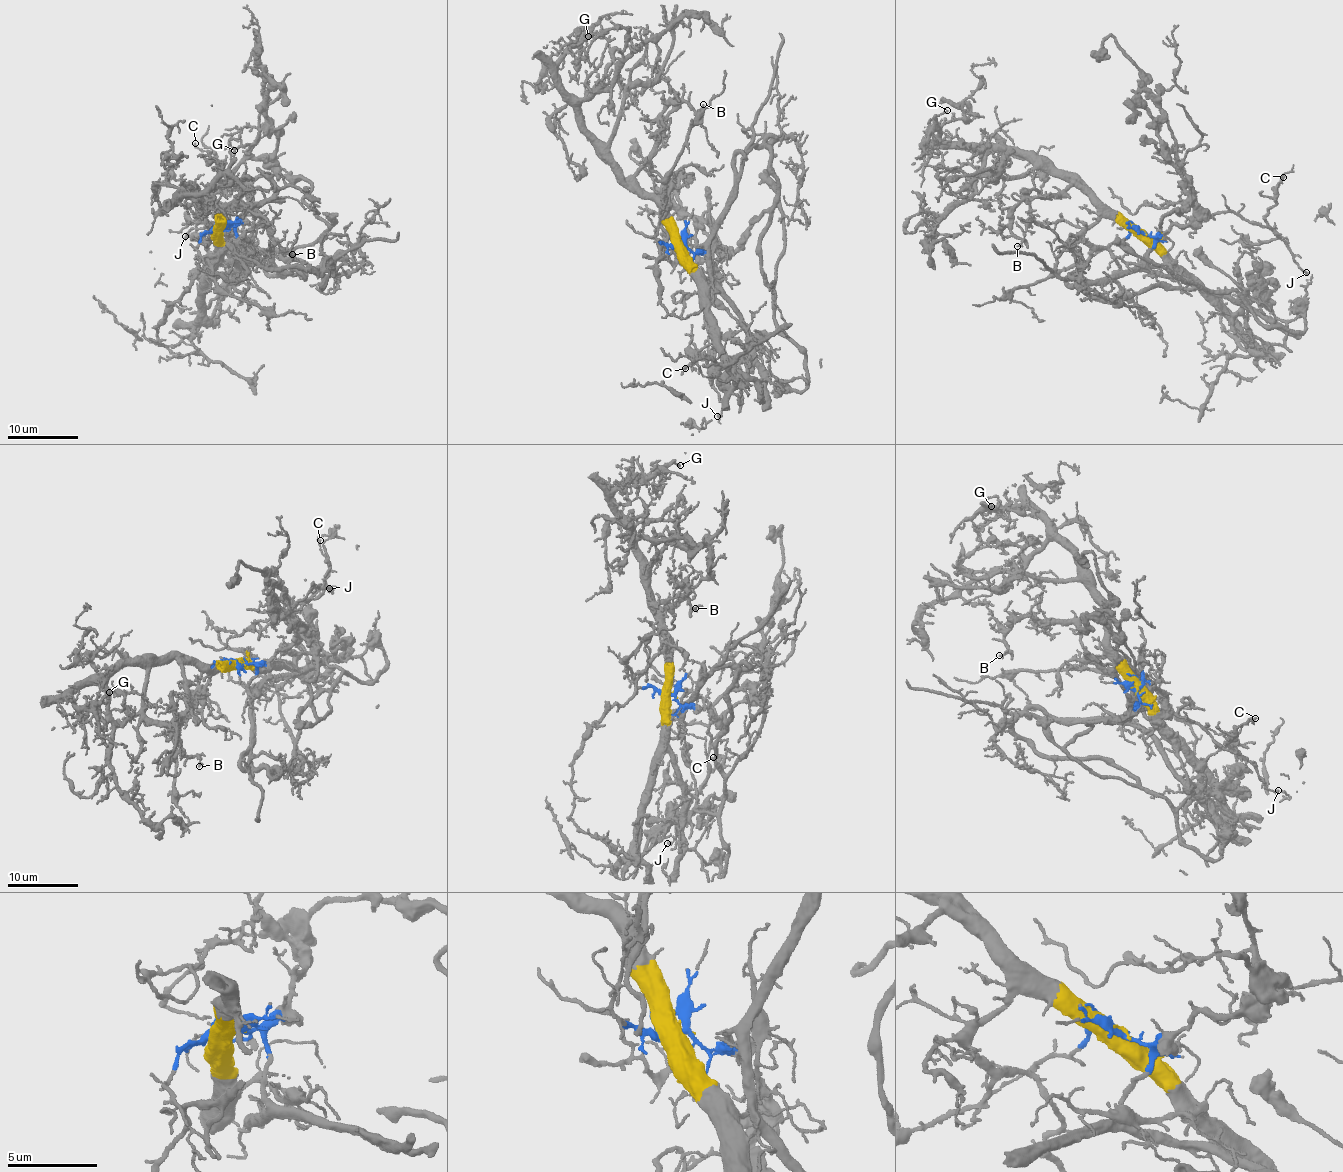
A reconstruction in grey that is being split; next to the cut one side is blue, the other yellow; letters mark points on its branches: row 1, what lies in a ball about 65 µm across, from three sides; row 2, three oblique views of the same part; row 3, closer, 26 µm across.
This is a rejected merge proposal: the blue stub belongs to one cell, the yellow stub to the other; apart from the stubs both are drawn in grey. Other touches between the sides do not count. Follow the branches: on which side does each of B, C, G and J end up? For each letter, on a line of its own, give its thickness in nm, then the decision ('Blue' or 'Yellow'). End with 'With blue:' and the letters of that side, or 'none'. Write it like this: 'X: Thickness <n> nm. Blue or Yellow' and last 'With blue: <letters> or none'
B: Thickness 150 nm. Yellow
C: Thickness 120 nm. Blue
G: Thickness 140 nm. Yellow
J: Thickness 220 nm. Blue
With blue: C, J

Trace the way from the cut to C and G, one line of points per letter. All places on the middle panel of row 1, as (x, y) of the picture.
C: (678, 246), (700, 251), (716, 272), (704, 291), (704, 320), (715, 354), (711, 350), (709, 357), (684, 369)
G: (678, 246), (678, 232), (660, 207), (623, 176), (562, 87), (557, 68), (584, 30), (589, 37)

